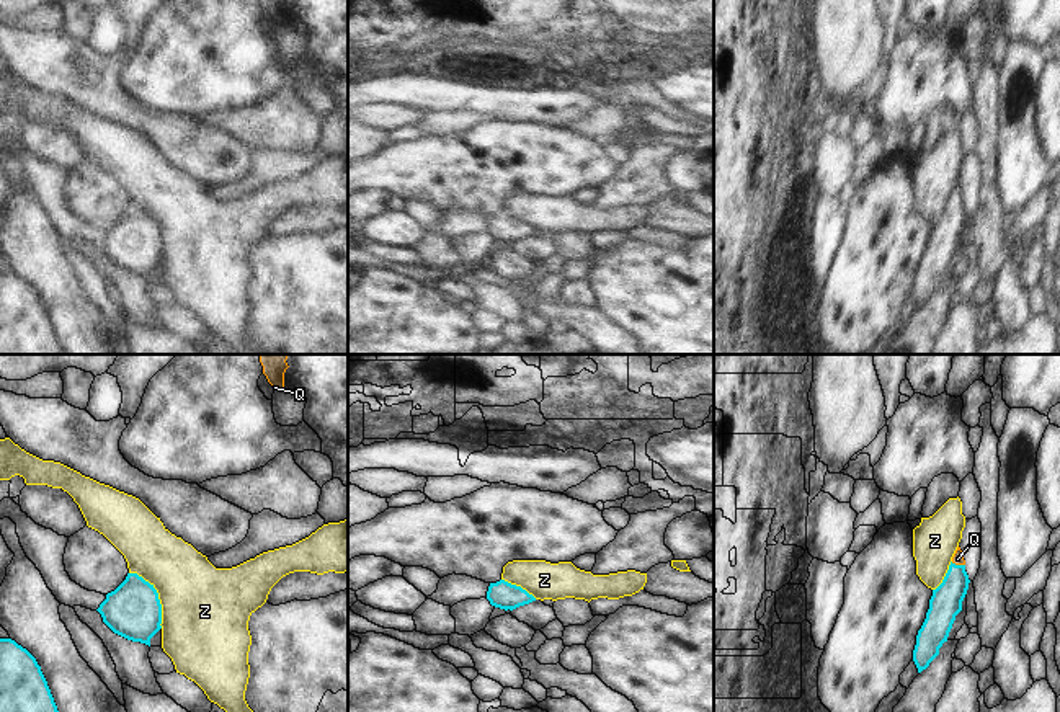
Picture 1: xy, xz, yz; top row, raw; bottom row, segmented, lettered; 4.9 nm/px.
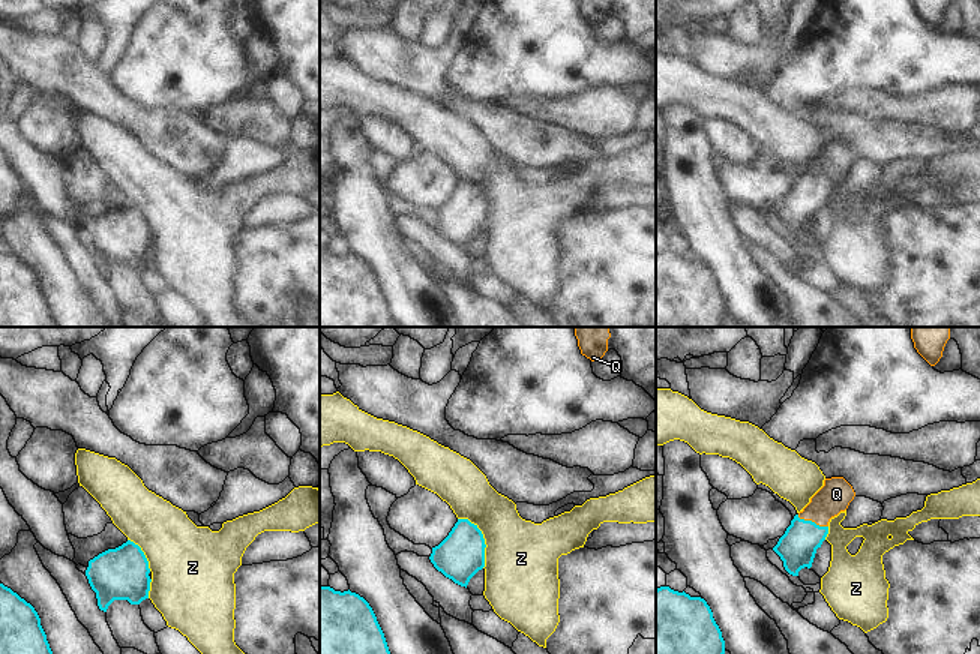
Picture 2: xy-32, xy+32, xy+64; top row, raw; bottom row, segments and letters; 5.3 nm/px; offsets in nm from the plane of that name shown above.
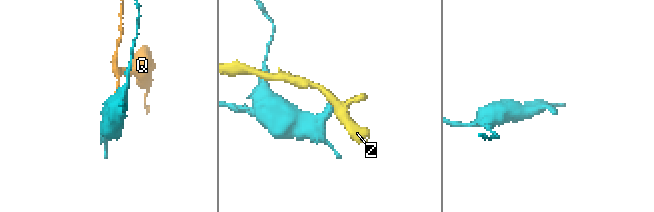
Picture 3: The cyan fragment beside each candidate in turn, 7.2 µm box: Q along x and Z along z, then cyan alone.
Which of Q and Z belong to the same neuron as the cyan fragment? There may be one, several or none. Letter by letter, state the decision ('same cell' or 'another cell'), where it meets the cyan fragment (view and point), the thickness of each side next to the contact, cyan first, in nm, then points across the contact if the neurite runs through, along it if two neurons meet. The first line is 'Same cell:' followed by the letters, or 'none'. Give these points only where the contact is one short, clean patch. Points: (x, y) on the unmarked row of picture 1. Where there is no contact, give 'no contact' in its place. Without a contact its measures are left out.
Same cell: Q
Q: same cell | yz (957, 200) | 160/60 nm | across yz (946, 237), (956, 218), (957, 200), (957, 193)
Z: another cell | xy (157, 231) | 280/440 nm

